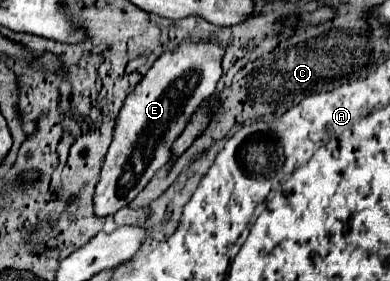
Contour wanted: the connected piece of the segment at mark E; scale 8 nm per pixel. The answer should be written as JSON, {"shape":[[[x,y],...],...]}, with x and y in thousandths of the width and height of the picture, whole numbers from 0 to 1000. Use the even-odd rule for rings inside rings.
{"shape":[[[474,142],[454,178],[423,185],[397,214],[377,270],[321,349],[238,698],[249,769],[285,769],[331,726],[382,655],[403,598],[433,584],[438,555],[459,555],[479,512],[490,520],[510,463],[521,463],[521,434],[531,434],[531,420],[521,420],[515,363],[526,363],[551,320],[567,263],[567,206],[572,171],[562,157]],[[444,512],[449,527],[438,541]]]}

